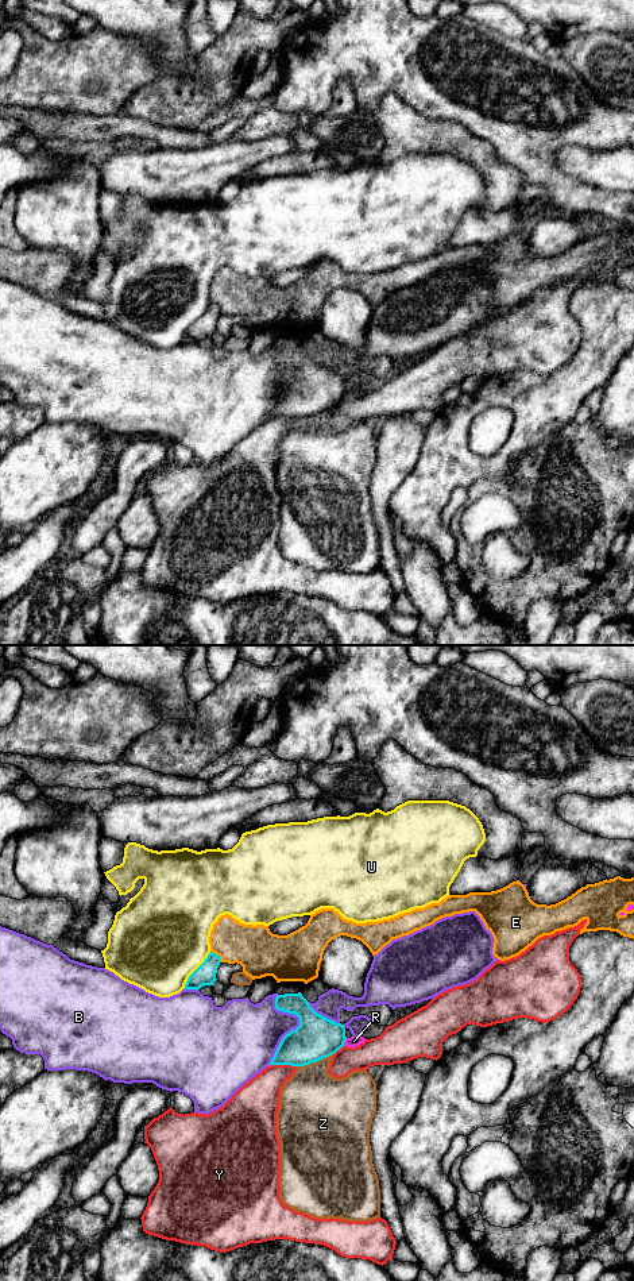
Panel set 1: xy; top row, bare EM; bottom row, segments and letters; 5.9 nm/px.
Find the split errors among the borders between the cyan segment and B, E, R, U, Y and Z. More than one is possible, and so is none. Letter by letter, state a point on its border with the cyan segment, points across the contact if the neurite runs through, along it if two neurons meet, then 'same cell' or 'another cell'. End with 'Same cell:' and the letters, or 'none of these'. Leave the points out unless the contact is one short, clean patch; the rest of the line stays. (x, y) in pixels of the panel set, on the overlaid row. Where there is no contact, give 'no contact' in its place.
B: xy (300, 1025) | another cell
E: xy (217, 956) | another cell
R: xy (344, 1041) | along xy (347, 1038), (343, 1045) | another cell
U: xy (194, 971) | another cell
Y: xy (282, 1064) | another cell
Z: xy (314, 1061) | another cell
Same cell: none of these

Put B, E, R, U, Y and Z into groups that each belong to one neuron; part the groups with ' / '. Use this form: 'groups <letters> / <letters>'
groups B / E / R / U / Y / Z

